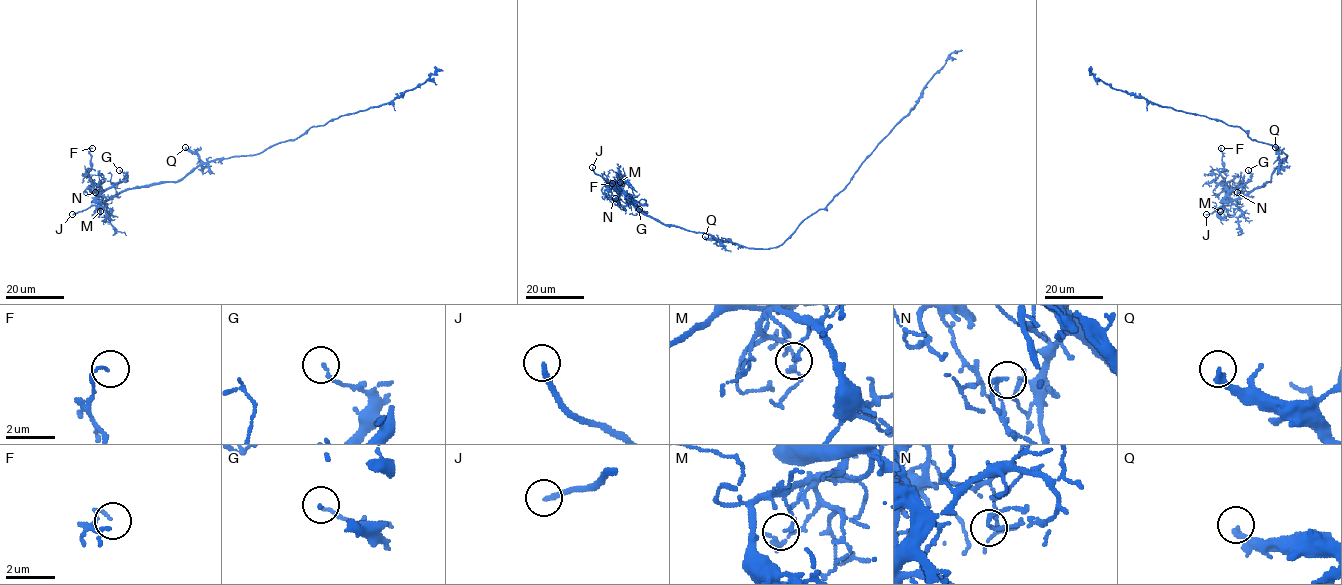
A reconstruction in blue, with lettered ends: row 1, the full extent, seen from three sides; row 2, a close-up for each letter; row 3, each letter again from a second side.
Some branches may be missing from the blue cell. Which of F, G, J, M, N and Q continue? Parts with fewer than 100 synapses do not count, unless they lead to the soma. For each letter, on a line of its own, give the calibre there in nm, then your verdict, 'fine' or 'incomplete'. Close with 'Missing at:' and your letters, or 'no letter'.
F: 90 nm thick; fine
G: 120 nm thick; fine
J: 200 nm thick; incomplete
M: 120 nm thick; fine
N: 120 nm thick; fine
Q: 240 nm thick; fine
Missing at: J

